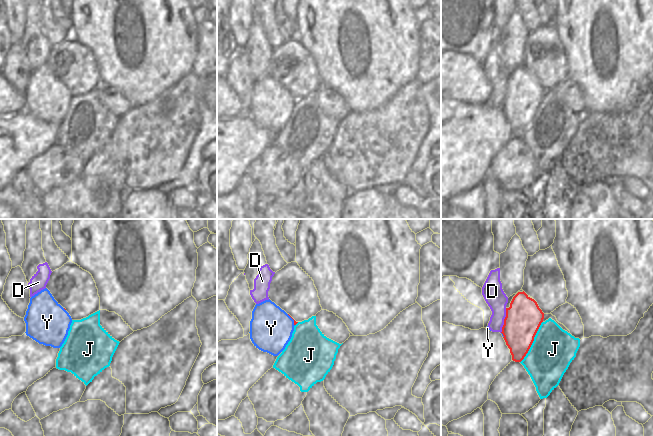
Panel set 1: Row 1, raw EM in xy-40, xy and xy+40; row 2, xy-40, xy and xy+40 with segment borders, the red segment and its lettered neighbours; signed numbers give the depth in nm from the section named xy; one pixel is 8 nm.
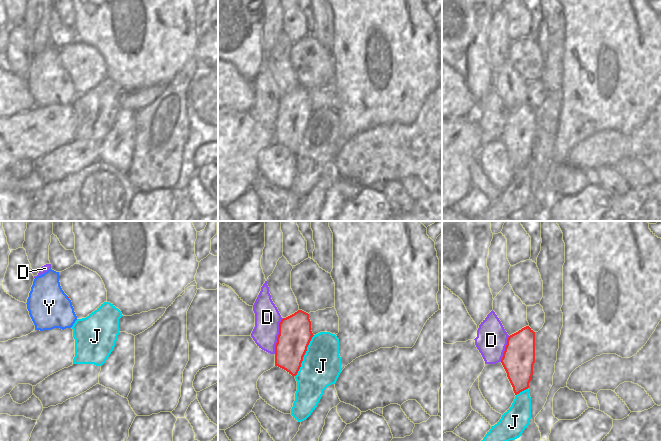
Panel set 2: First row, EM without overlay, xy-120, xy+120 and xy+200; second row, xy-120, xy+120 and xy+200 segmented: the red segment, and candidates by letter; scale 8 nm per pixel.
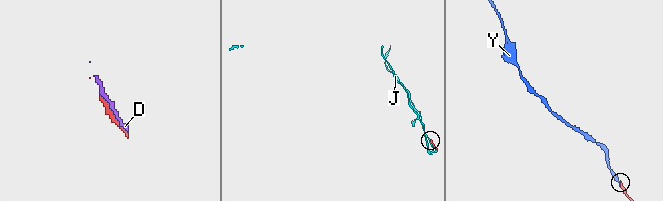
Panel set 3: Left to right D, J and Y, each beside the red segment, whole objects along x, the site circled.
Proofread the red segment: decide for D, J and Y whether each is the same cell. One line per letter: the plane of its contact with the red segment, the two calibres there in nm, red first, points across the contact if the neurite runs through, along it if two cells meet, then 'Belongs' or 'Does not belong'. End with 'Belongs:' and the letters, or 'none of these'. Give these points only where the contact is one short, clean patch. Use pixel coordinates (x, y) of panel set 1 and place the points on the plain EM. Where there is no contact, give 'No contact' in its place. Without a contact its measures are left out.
D: Touches red in xy+40. Thickness 280 nm (red) against 160 nm. Does not belong
J: Touches red in xy+40. Thickness 280 nm (red) against 360 nm. Does not belong
Y: Touches red in xy. Thickness 20 nm (red) against 340 nm. Belongs
Belongs: Y.

